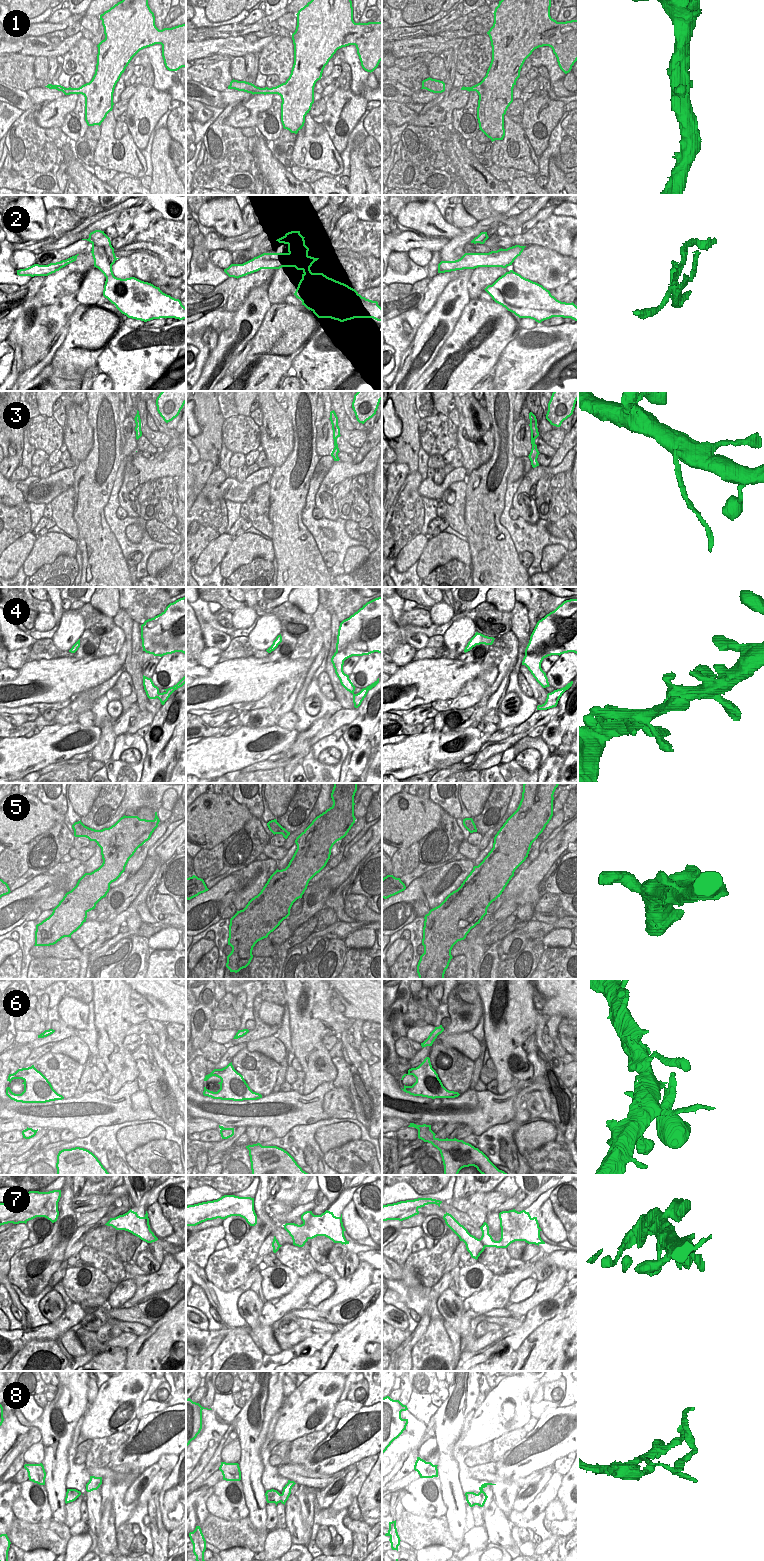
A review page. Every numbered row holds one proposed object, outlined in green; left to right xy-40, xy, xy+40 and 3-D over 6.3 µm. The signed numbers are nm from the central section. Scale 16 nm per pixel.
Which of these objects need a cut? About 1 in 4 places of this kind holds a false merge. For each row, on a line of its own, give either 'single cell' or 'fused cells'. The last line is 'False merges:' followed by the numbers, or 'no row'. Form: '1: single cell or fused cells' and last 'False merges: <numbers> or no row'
1: single cell
2: fused cells
3: fused cells
4: single cell
5: fused cells
6: fused cells
7: single cell
8: fused cells
False merges: 2, 3, 5, 6, 8

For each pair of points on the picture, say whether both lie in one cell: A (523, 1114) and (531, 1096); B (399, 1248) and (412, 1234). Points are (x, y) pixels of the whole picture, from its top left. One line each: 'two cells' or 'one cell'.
A: one cell
B: one cell

